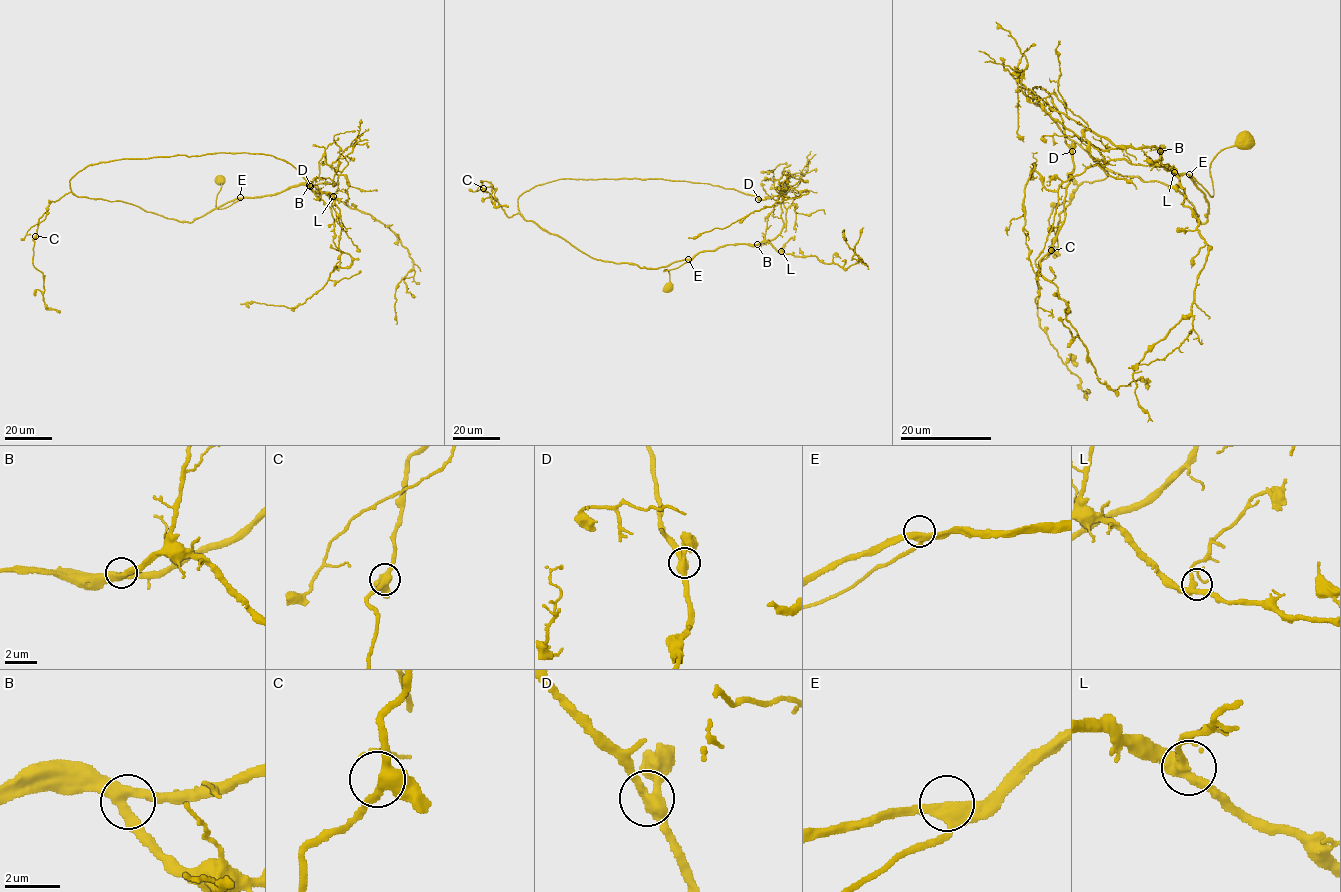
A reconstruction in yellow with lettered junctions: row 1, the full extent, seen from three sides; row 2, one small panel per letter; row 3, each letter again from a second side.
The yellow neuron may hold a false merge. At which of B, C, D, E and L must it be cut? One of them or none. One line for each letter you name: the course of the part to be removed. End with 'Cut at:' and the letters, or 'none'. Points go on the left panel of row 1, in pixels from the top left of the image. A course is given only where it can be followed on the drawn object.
Cut at: none

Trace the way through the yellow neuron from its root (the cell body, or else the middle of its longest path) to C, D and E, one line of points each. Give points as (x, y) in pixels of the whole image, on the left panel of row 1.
C: (219, 180), (218, 209), (240, 199), (190, 222), (68, 192), (49, 204), (35, 236)
D: (219, 180), (218, 209), (240, 199), (190, 222), (70, 186), (100, 162), (216, 153), (270, 155), (310, 185)
E: (219, 180), (223, 179), (216, 199), (218, 209), (231, 205), (240, 197)

